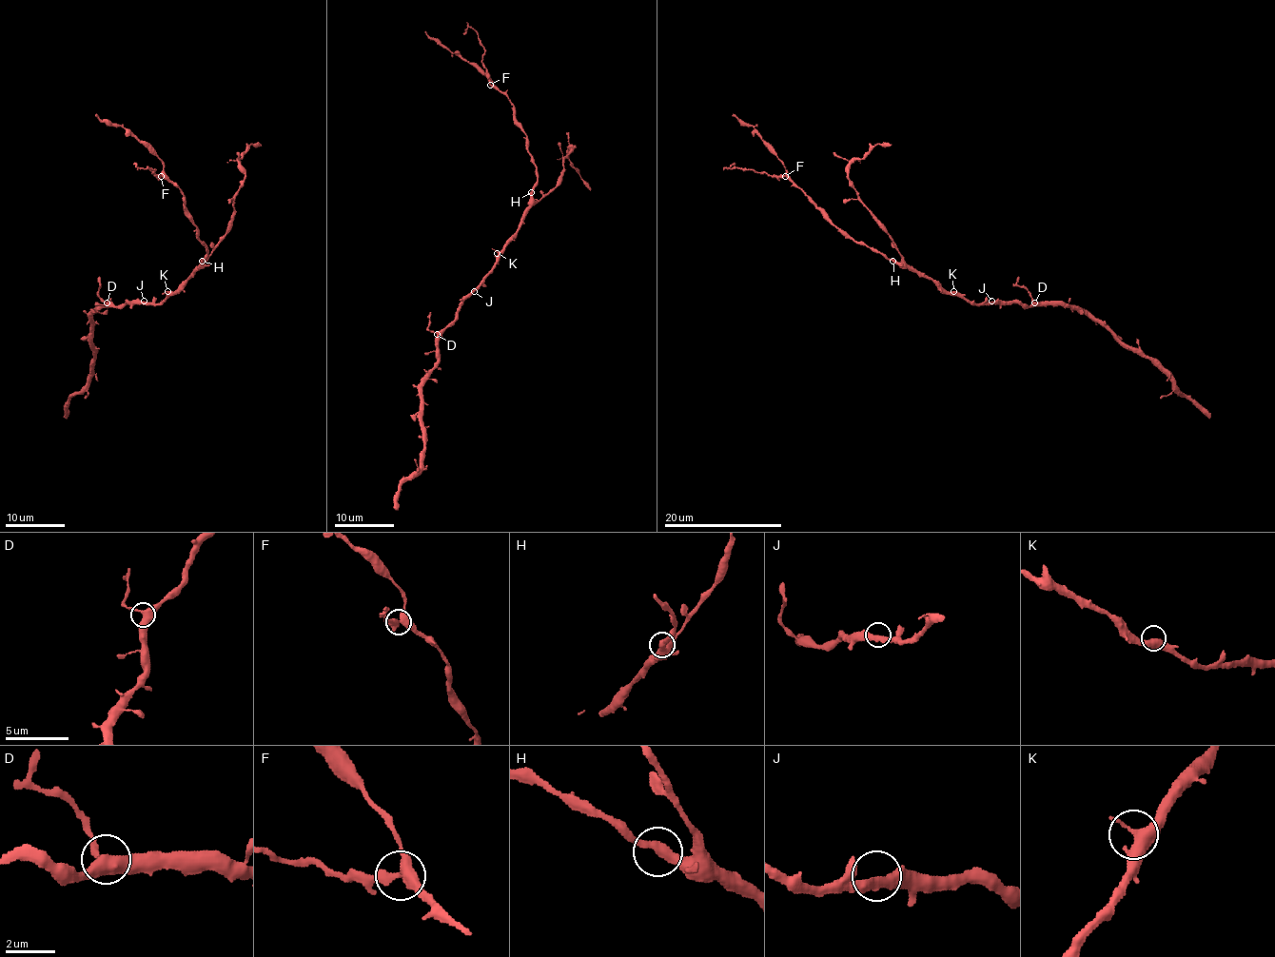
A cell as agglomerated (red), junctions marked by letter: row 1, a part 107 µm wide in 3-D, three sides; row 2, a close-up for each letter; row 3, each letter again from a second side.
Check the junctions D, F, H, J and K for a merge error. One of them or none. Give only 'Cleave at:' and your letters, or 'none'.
Cleave at: F

